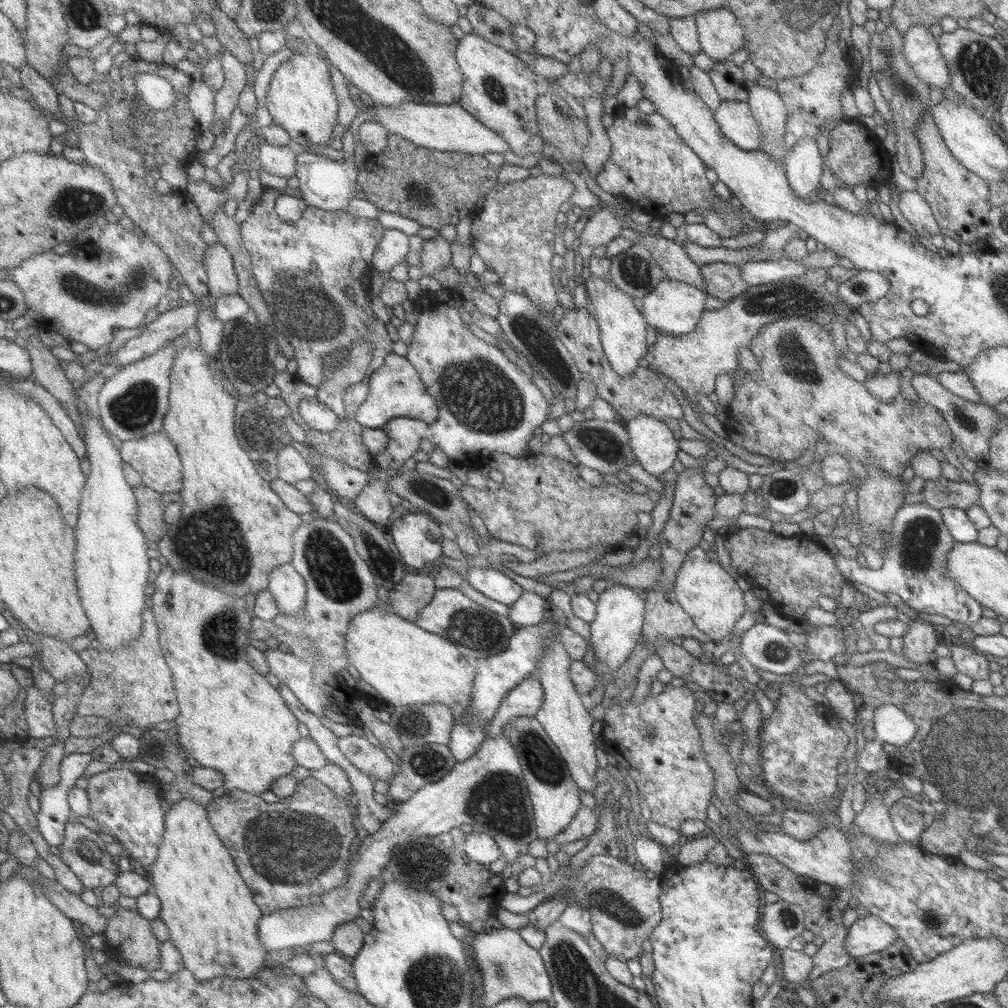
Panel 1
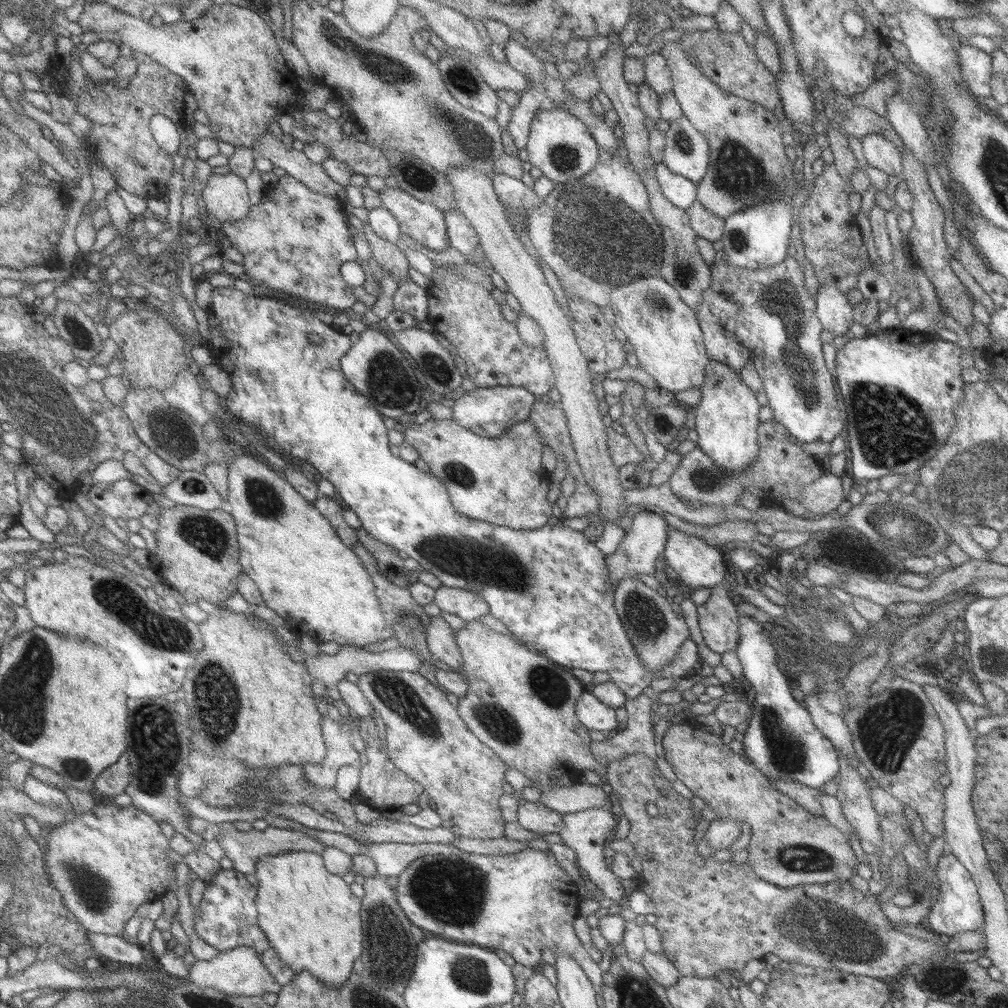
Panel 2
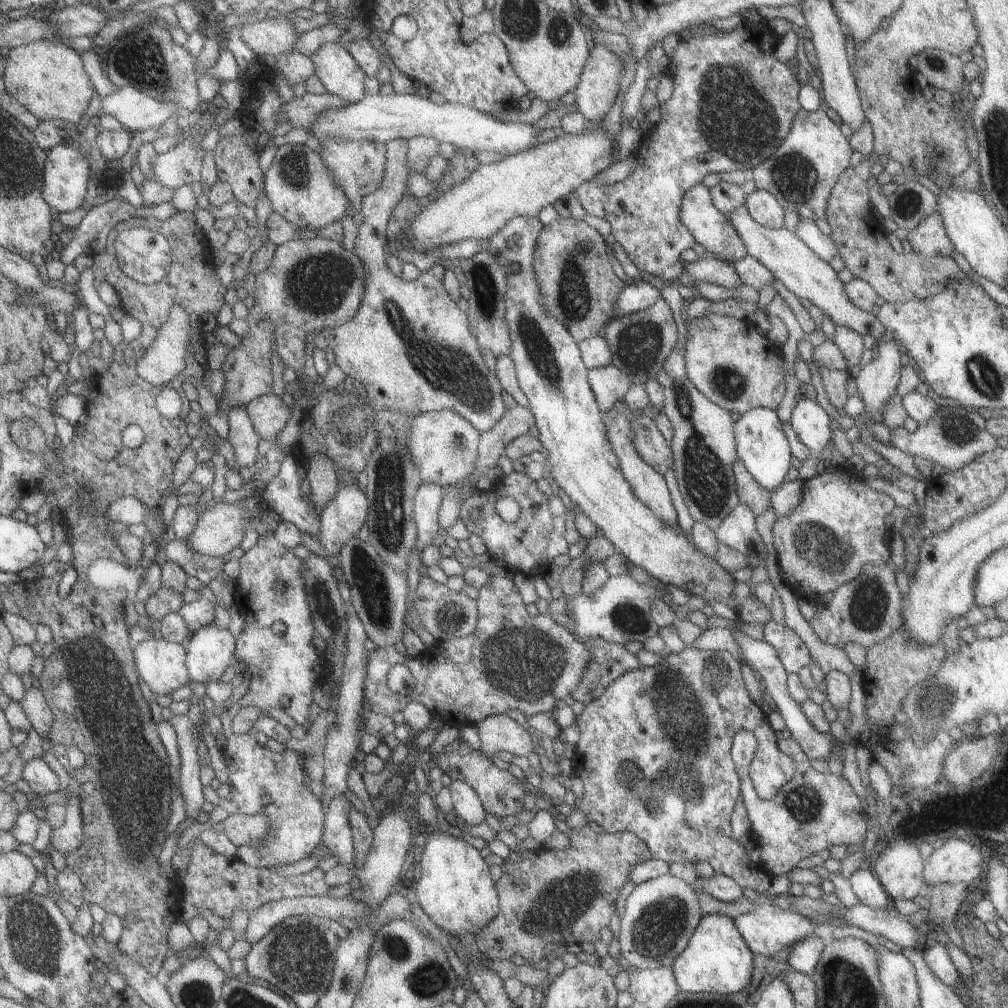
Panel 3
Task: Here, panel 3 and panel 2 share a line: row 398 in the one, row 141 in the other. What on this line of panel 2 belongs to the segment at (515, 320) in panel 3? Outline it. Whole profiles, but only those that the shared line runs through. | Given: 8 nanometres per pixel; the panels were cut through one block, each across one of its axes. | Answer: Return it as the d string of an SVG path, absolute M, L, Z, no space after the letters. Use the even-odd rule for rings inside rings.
M543 106L536 111L530 122L524 149L529 164L538 168L542 176L553 183L563 184L568 178L579 178L587 174L598 159L598 146L585 124L575 118L575 115L557 107Z

